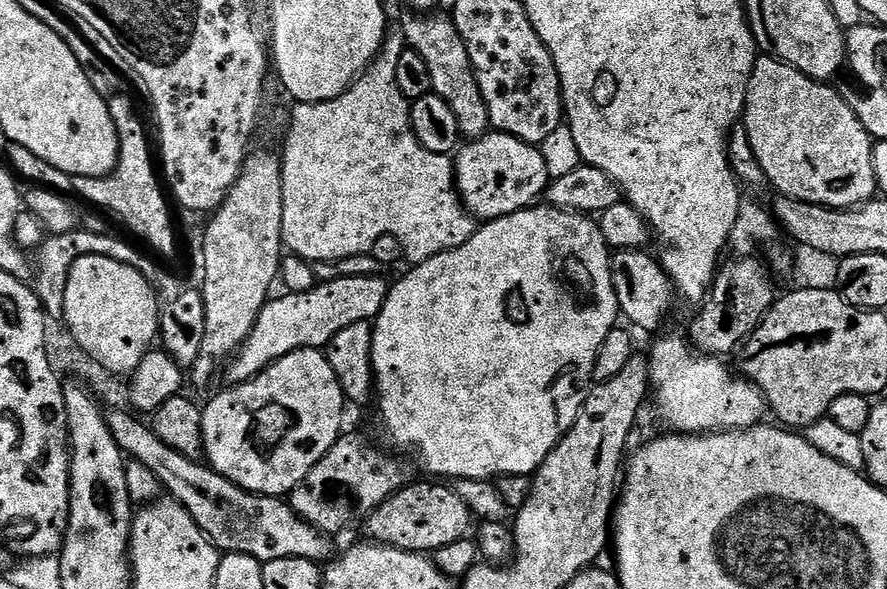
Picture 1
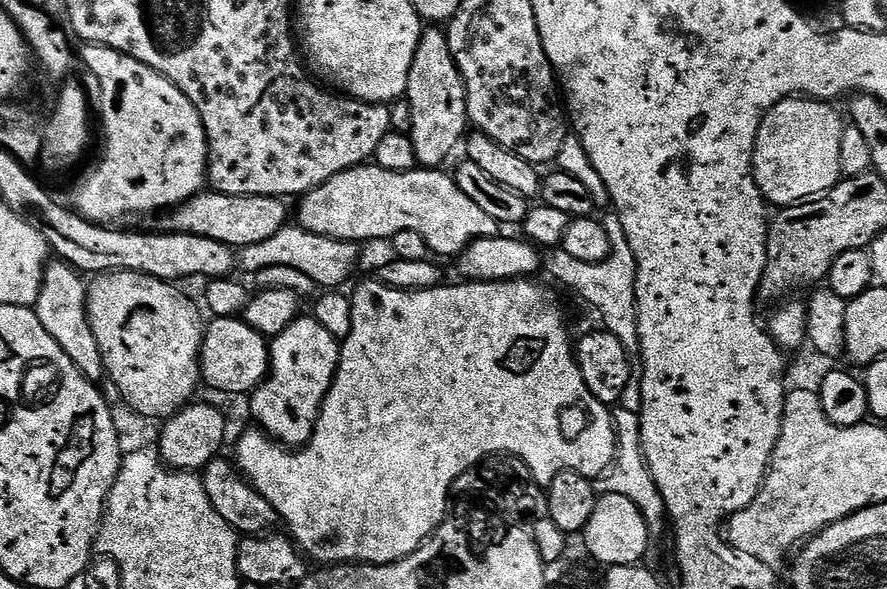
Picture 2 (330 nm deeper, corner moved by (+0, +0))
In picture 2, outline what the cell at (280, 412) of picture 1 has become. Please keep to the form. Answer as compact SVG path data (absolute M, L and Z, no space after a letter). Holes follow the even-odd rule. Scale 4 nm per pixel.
M301 315L286 330L282 330L270 340L270 363L268 374L263 384L251 393L252 416L257 420L259 427L271 439L285 446L303 446L312 437L312 431L316 428L316 419L320 416L320 407L324 405L326 394L332 385L332 379L336 376L336 367L340 361L341 341L325 330L321 324L311 315Z

